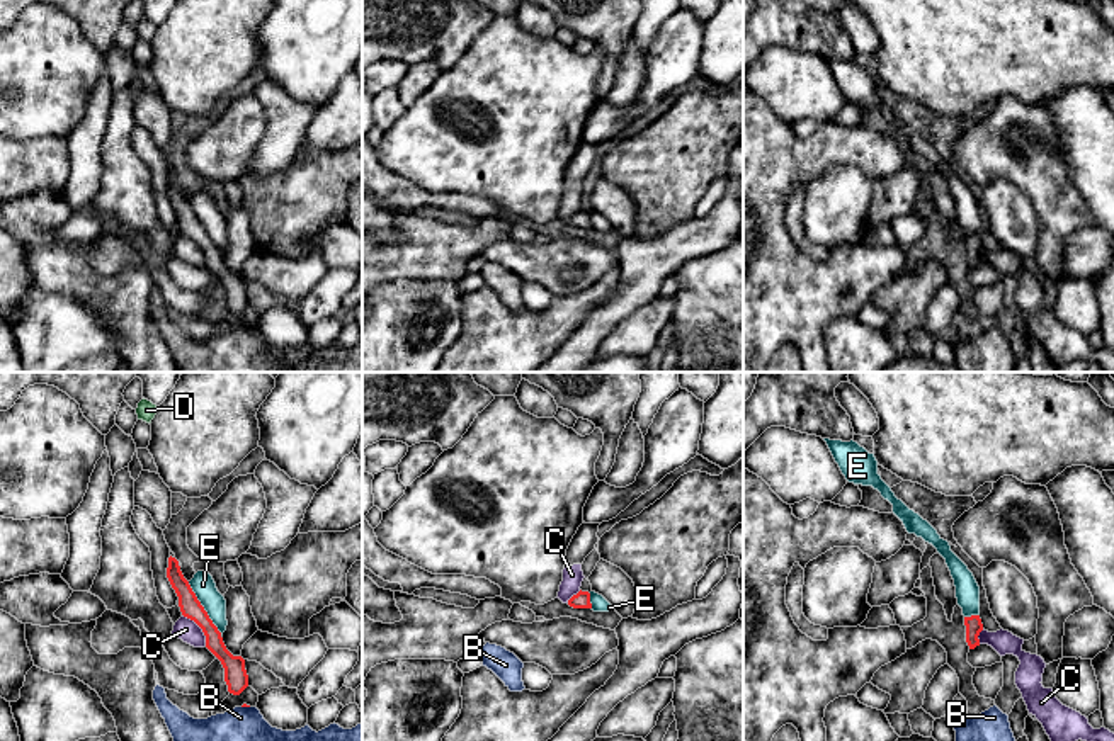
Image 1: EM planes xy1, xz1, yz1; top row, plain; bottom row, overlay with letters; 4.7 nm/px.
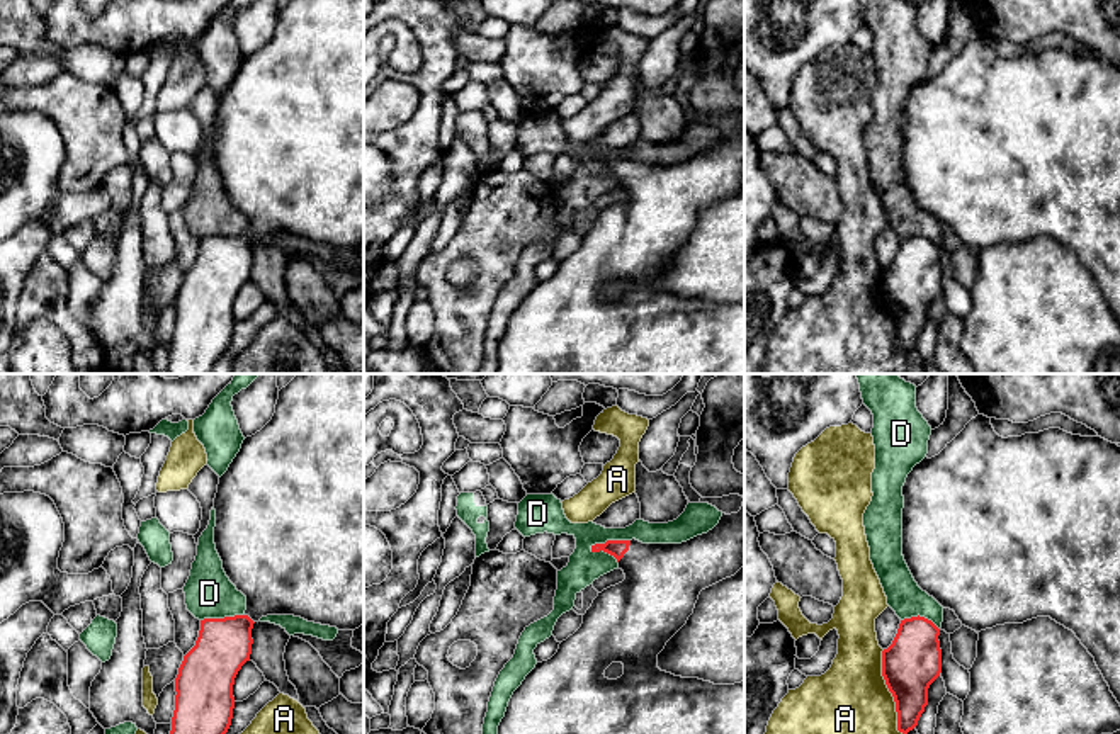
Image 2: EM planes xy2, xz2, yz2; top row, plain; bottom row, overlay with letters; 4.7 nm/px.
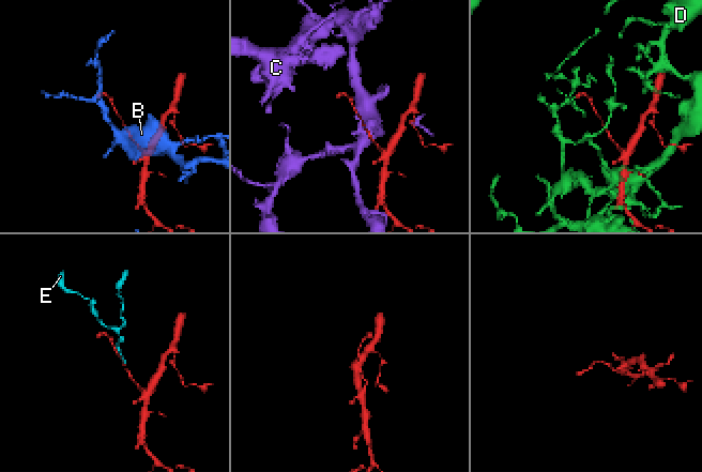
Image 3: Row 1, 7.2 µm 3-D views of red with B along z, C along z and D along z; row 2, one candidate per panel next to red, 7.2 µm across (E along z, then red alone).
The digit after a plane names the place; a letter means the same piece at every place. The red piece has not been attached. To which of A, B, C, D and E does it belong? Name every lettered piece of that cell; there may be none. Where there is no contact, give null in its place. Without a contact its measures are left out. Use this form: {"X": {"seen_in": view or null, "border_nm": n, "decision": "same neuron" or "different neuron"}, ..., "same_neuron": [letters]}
{"A": {"seen_in": "yz2", "border_nm": 440, "decision": "different neuron"}, "B": {"seen_in": "xy1", "border_nm": 40, "decision": "different neuron"}, "C": {"seen_in": "xy1", "border_nm": 190, "decision": "different neuron"}, "D": {"seen_in": "xz2", "border_nm": 200, "decision": "different neuron"}, "E": {"seen_in": "xy1", "border_nm": 300, "decision": "different neuron"}, "same_neuron": []}

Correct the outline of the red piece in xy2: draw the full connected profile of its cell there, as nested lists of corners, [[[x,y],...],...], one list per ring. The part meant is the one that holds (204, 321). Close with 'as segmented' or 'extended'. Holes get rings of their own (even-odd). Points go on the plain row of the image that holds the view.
[[[291,0],[282,7],[272,39],[260,51],[243,59],[240,71],[219,97],[214,129],[216,170],[223,180],[226,195],[246,216],[246,229],[243,234],[201,240],[195,265],[184,275],[175,297],[177,314],[168,374],[209,374],[216,362],[228,352],[235,328],[235,297],[241,285],[250,280],[253,263],[252,248],[262,236],[294,234],[308,241],[337,246],[338,250],[355,250],[364,245],[364,0]]]; extended

